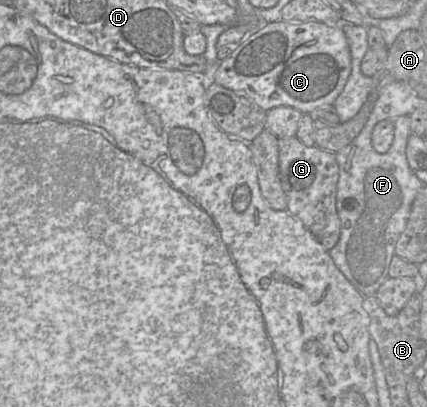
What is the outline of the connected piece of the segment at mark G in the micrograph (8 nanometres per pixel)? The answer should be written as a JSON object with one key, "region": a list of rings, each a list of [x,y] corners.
{"region":[[[296,136],[278,138],[278,147],[280,180],[287,198],[287,211],[329,251],[340,237],[340,219],[336,208],[339,179],[336,155],[317,146],[305,146]]]}

